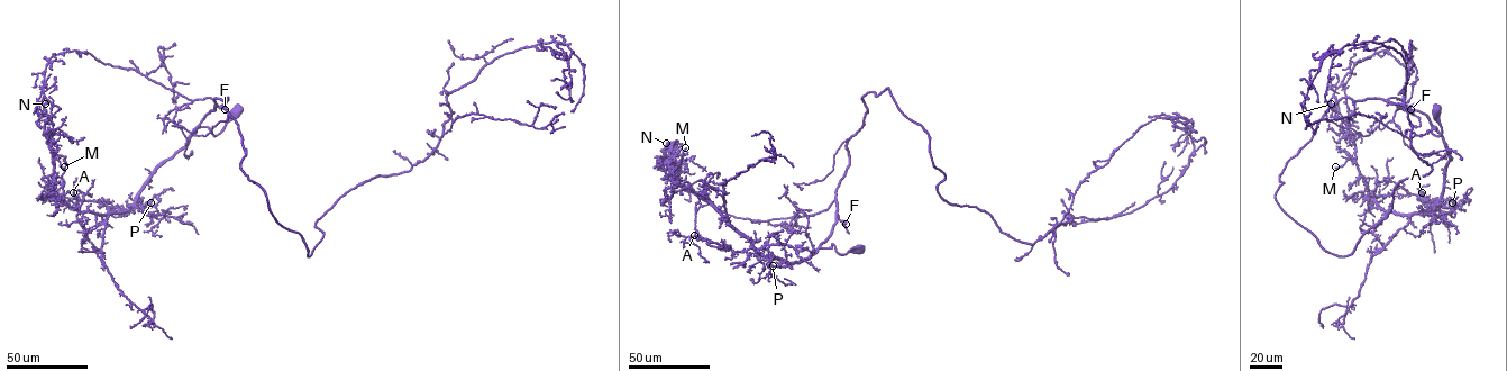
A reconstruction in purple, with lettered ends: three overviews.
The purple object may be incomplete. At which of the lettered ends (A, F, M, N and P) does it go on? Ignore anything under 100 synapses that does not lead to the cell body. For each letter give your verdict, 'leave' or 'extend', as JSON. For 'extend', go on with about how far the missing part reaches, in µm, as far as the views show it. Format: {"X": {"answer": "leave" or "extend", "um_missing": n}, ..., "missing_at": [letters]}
{"A": {"answer": "leave"}, "F": {"answer": "leave"}, "M": {"answer": "leave"}, "N": {"answer": "leave"}, "P": {"answer": "leave"}, "missing_at": []}

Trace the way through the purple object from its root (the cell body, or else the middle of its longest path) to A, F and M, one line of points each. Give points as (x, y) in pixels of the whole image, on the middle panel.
A: (859, 250), (840, 254), (832, 244), (786, 262), (752, 247), (732, 251), (694, 235)
F: (859, 250), (840, 254), (832, 244), (819, 247), (837, 217), (846, 224)
M: (859, 250), (840, 254), (832, 244), (797, 262), (764, 256), (711, 205), (673, 179), (675, 165), (685, 147)

